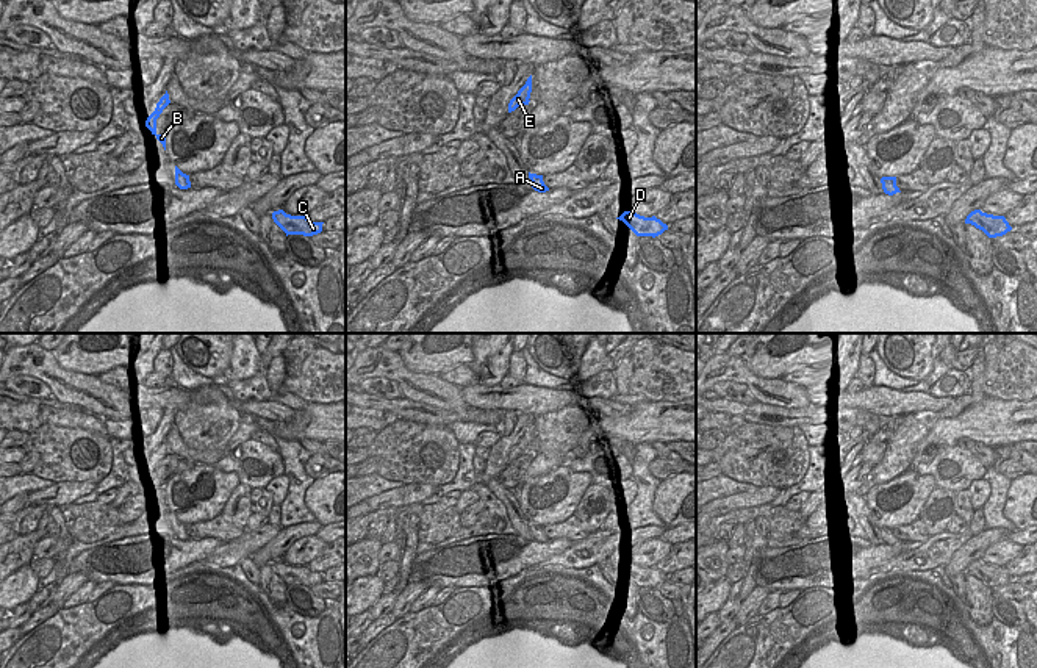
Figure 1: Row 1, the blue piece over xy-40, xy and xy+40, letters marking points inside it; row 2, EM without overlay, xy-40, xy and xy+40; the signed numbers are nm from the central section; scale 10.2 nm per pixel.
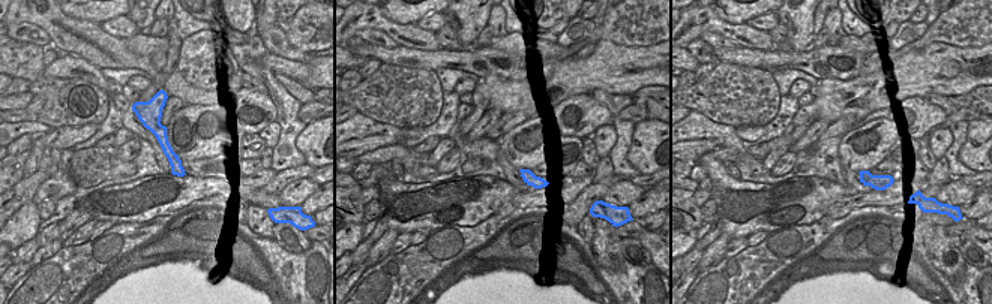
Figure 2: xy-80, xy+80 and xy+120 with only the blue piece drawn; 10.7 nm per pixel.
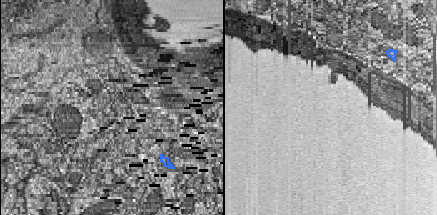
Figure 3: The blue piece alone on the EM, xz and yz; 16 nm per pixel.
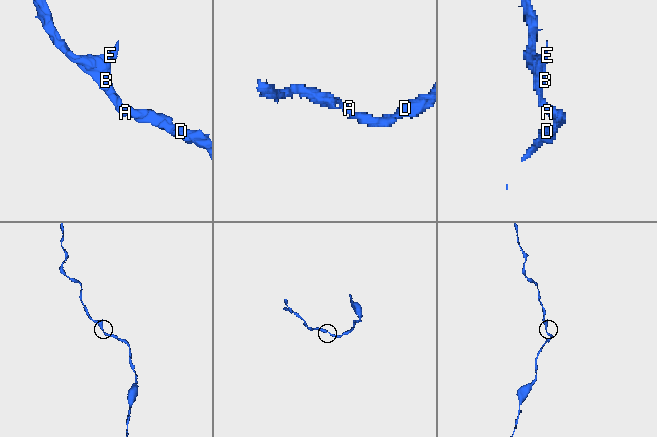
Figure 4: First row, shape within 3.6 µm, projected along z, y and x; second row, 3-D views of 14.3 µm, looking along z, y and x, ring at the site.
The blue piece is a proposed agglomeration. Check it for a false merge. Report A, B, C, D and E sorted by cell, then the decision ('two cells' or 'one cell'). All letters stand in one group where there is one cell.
A B C D E | one cell

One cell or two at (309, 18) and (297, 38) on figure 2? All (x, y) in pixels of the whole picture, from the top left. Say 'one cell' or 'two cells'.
one cell

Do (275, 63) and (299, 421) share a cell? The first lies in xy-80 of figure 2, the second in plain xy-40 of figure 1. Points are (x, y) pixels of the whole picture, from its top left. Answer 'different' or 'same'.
different

